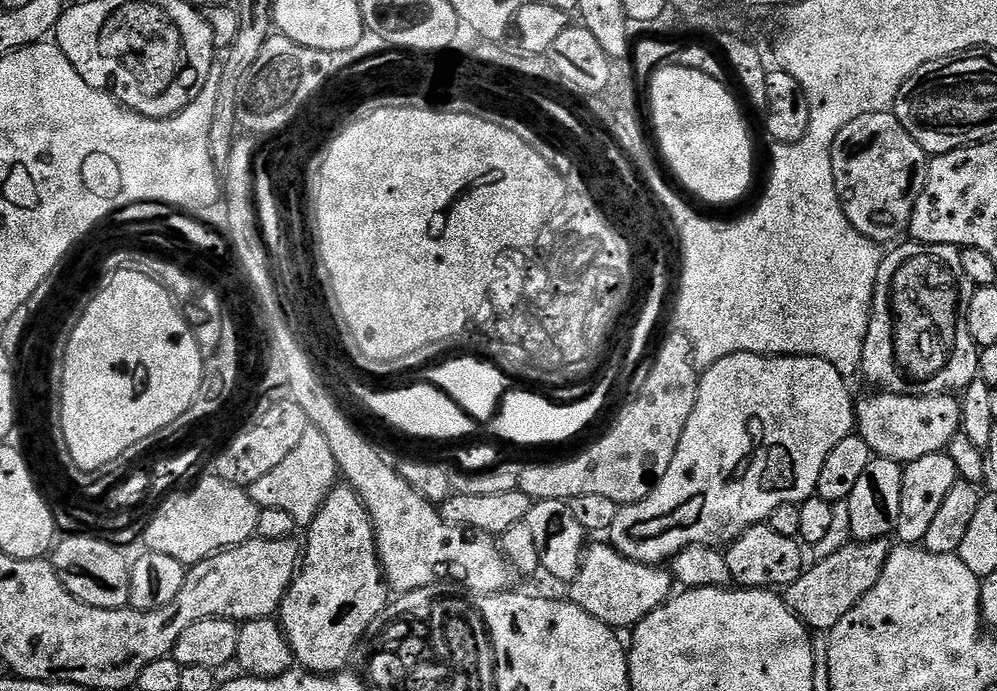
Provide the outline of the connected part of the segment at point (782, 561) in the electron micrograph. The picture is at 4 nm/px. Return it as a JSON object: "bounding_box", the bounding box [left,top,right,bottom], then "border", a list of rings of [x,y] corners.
{"bounding_box":[723,523,806,590],"border":[[[761,523],[743,529],[740,535],[727,545],[723,555],[729,567],[728,575],[733,581],[737,580],[740,583],[737,585],[743,586],[744,588],[780,590],[795,582],[805,572],[806,561],[804,562],[804,556],[800,553],[800,548],[802,549],[802,544],[799,539],[778,534],[778,530],[774,530],[767,523]]]}

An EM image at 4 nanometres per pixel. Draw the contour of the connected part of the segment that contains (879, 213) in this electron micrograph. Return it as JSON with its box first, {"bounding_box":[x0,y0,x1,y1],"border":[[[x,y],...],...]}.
{"bounding_box":[832,111,929,246],"border":[[[891,111],[862,114],[851,120],[832,143],[832,173],[840,205],[854,230],[881,246],[887,245],[887,240],[892,240],[895,236],[905,235],[916,202],[912,198],[904,200],[904,196],[911,197],[922,191],[924,183],[928,181],[929,163],[928,153],[922,150],[922,146],[918,146],[918,142],[914,142],[914,138],[910,138],[902,122],[898,122],[898,118]]]}

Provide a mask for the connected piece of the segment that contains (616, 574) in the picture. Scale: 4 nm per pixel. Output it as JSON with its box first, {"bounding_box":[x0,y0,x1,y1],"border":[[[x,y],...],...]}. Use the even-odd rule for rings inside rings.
{"bounding_box":[579,552,674,630],"border":[[[596,552],[596,560],[588,564],[588,570],[581,571],[579,584],[580,607],[613,630],[631,629],[645,620],[655,608],[659,608],[674,592],[674,576],[667,567],[643,564],[628,560],[625,556],[620,560],[608,560],[608,552]]]}

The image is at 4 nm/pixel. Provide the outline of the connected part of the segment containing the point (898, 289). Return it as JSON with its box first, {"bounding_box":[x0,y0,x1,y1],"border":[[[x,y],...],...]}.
{"bounding_box":[860,242,981,396],"border":[[[907,242],[901,248],[896,248],[885,255],[880,263],[876,289],[872,295],[872,307],[868,313],[868,333],[864,339],[864,349],[860,359],[860,372],[870,383],[873,389],[880,392],[893,392],[899,396],[939,396],[941,394],[960,394],[977,380],[980,374],[981,349],[970,338],[970,330],[966,326],[966,310],[974,291],[974,285],[970,278],[966,278],[966,270],[962,270],[962,258],[960,249],[954,244],[921,244],[919,242]]]}

